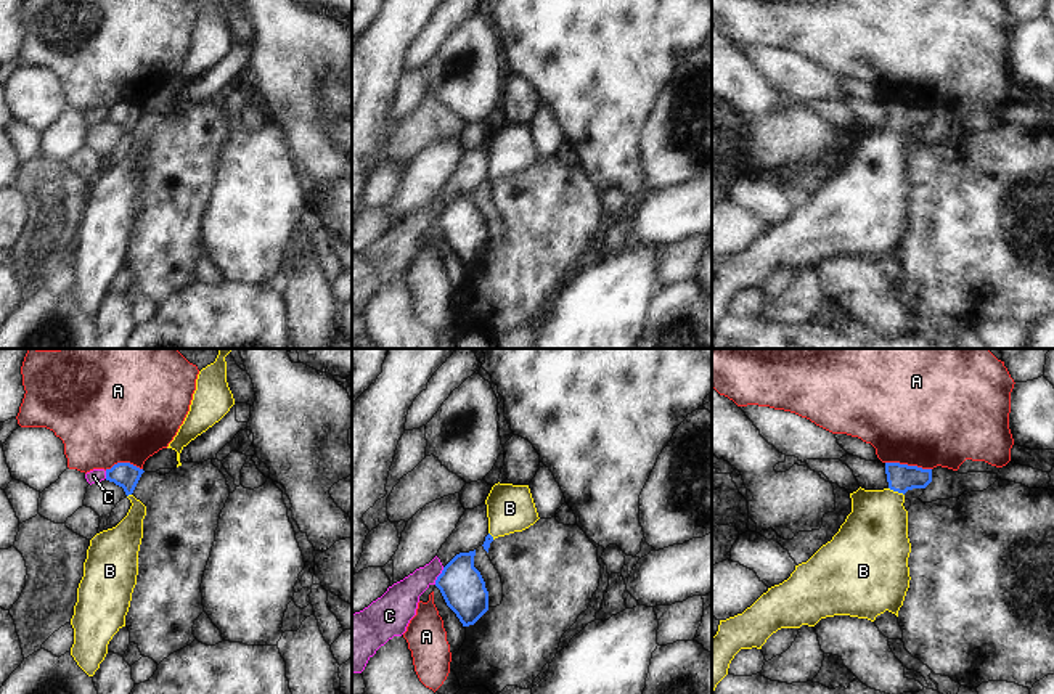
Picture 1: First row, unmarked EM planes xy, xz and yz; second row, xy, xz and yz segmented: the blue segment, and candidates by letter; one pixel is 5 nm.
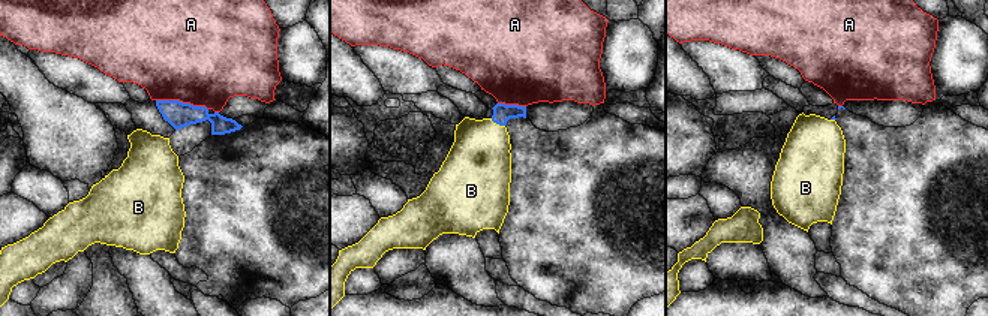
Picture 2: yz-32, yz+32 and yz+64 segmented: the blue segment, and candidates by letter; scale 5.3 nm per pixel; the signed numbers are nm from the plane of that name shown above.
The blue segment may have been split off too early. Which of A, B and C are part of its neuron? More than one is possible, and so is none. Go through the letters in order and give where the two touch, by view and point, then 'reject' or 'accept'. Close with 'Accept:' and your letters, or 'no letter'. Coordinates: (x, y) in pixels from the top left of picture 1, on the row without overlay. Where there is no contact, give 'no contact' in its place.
A: contact yz (906, 105); reject
B: contact yz (897, 130); accept
C: contact xz (439, 216); reject
Accept: B

